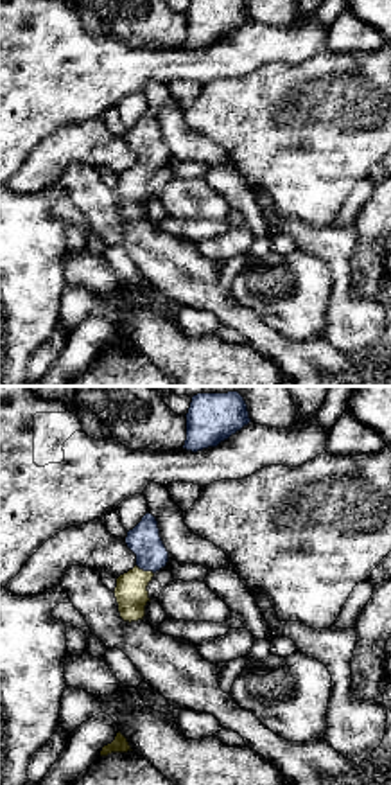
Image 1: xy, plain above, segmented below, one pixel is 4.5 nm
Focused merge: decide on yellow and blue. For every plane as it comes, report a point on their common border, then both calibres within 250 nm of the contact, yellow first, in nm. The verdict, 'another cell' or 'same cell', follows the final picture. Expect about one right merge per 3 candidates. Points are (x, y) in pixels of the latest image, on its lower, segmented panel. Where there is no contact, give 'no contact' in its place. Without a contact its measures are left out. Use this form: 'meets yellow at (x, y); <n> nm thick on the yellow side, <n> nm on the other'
meets yellow at (146, 572); 150 nm thick on the yellow side, 150 nm on the other

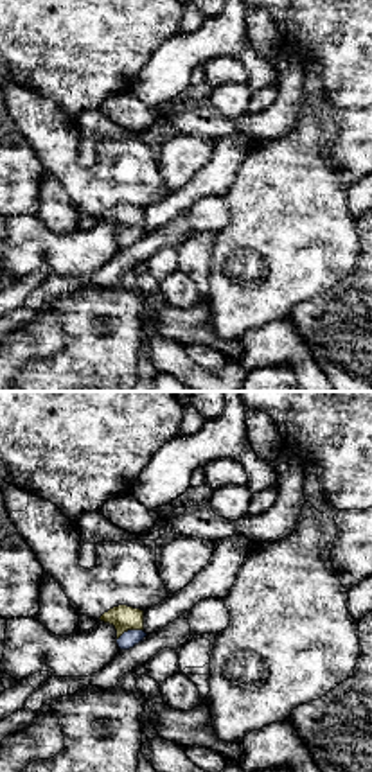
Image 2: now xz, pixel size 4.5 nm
meets yellow at (130, 629); 120 nm thick on the yellow side, 80 nm on the other

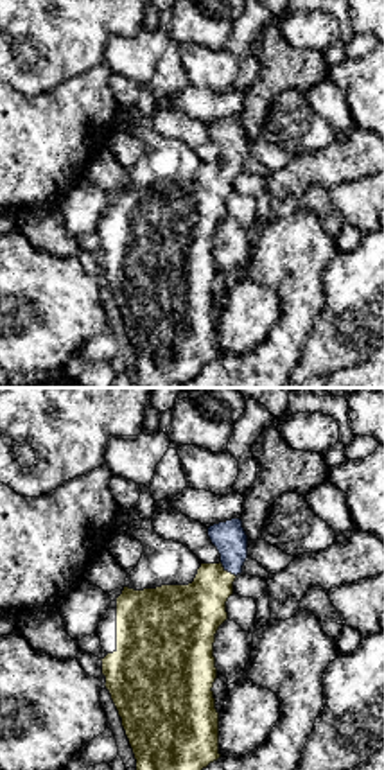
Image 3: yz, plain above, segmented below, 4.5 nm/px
meets yellow at (226, 571); 280 nm thick on the yellow side, 150 nm on the other

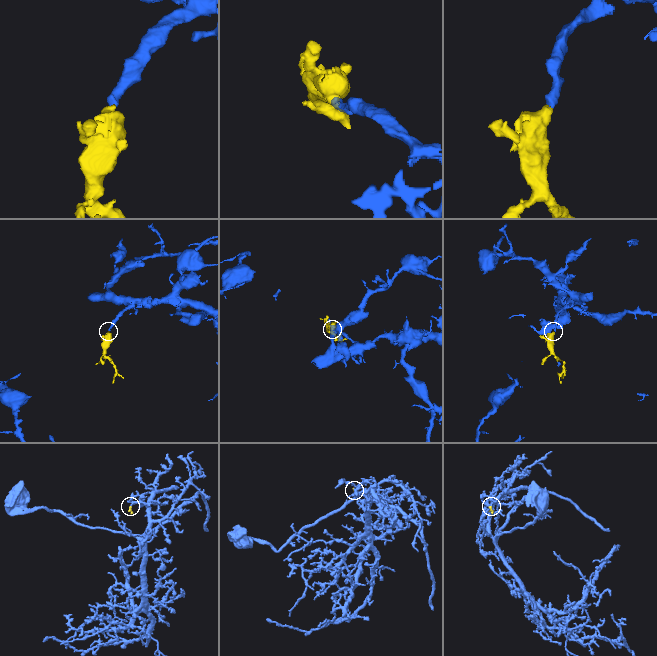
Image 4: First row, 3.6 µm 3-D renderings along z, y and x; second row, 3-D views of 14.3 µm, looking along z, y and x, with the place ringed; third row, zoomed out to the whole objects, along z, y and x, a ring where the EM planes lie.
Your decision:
same cell

